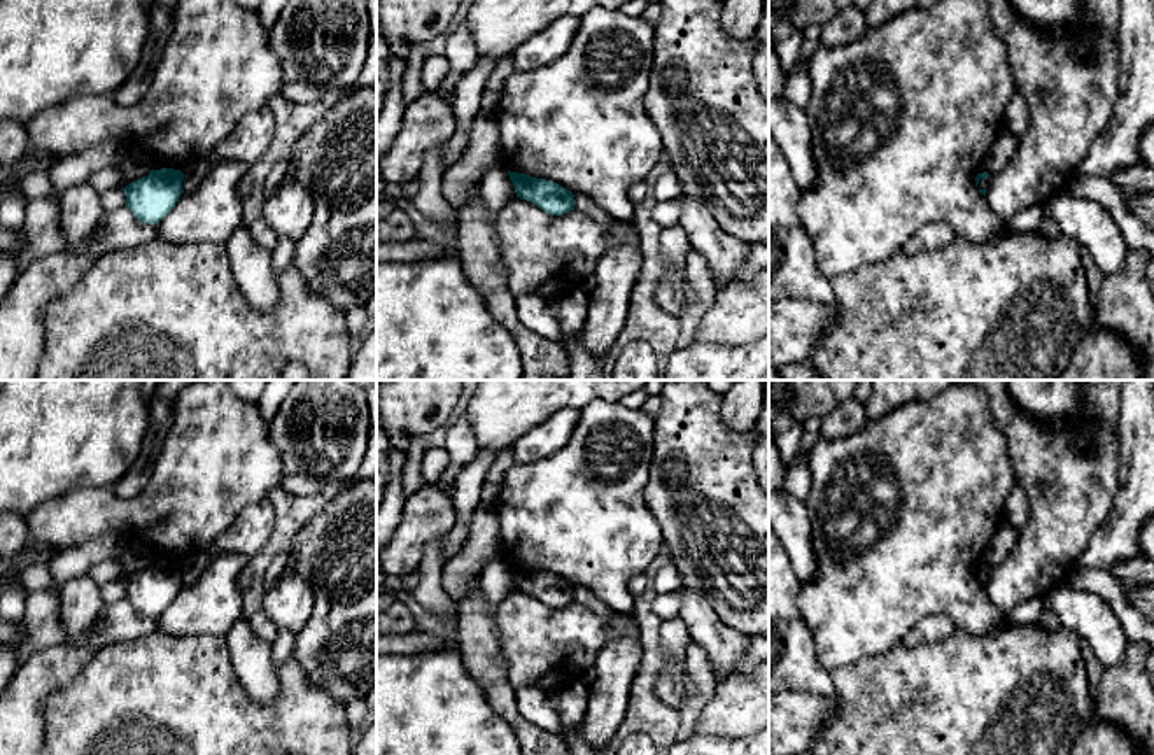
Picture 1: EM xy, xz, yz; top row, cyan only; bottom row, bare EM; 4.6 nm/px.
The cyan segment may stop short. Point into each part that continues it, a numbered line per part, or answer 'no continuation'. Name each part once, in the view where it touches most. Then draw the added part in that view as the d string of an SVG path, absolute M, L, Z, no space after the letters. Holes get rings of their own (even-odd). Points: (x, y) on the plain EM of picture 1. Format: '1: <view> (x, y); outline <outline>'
no continuation

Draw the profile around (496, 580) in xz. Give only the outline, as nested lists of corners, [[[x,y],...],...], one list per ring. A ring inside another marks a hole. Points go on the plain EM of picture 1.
[[[501,559],[489,561],[480,573],[480,587],[490,613],[496,615],[497,606],[517,590],[515,578],[510,573],[508,562]]]

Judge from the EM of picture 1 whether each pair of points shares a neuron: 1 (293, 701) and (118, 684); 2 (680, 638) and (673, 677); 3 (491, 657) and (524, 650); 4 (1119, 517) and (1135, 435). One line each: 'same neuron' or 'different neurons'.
1: same neuron
2: same neuron
3: different neurons
4: same neuron

